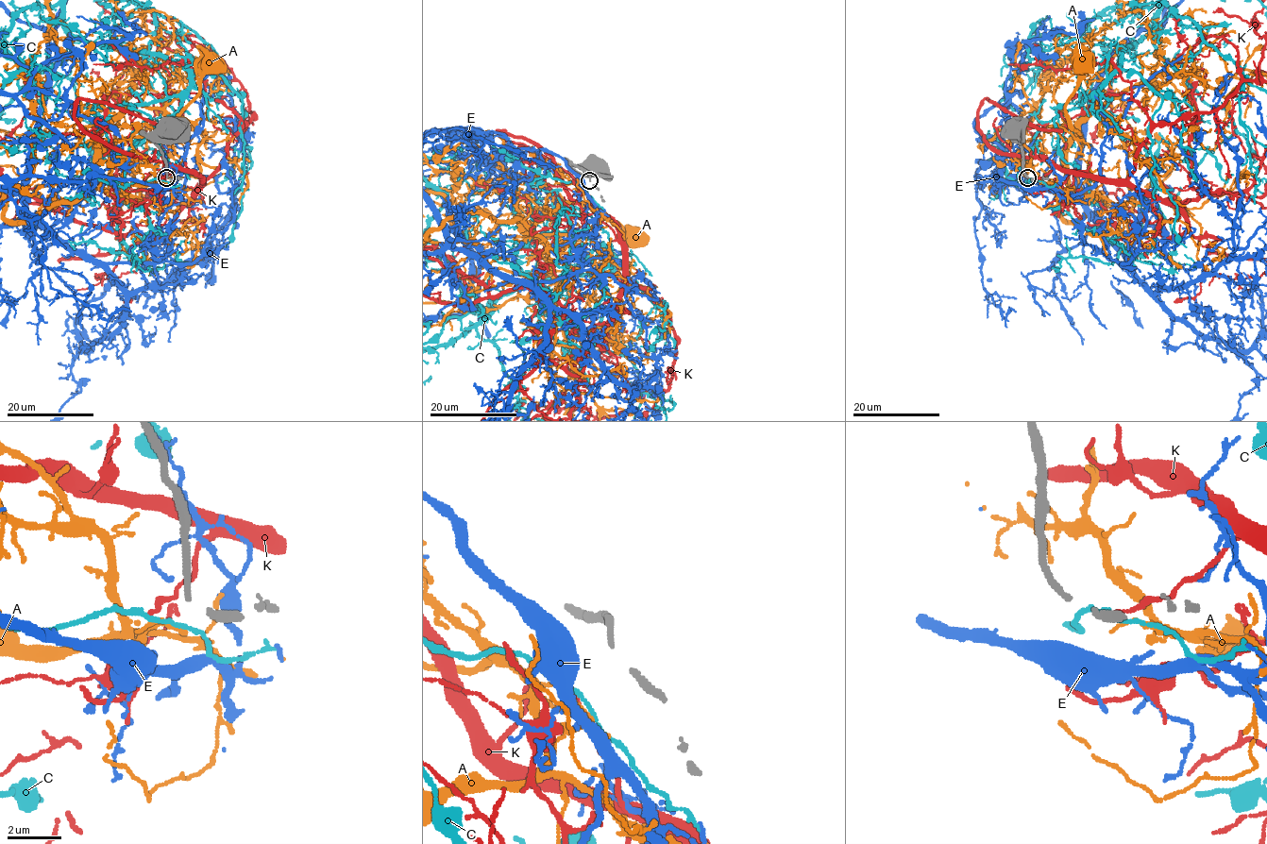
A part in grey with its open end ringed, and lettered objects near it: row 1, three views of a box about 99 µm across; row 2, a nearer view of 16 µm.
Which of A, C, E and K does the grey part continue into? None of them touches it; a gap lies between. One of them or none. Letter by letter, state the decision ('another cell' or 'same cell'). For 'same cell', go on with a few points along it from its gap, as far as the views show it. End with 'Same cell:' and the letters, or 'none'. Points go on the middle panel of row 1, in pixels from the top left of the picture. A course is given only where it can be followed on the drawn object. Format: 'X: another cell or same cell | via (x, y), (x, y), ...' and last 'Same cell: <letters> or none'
A: another cell
C: another cell
E: another cell
K: same cell
Same cell: K

